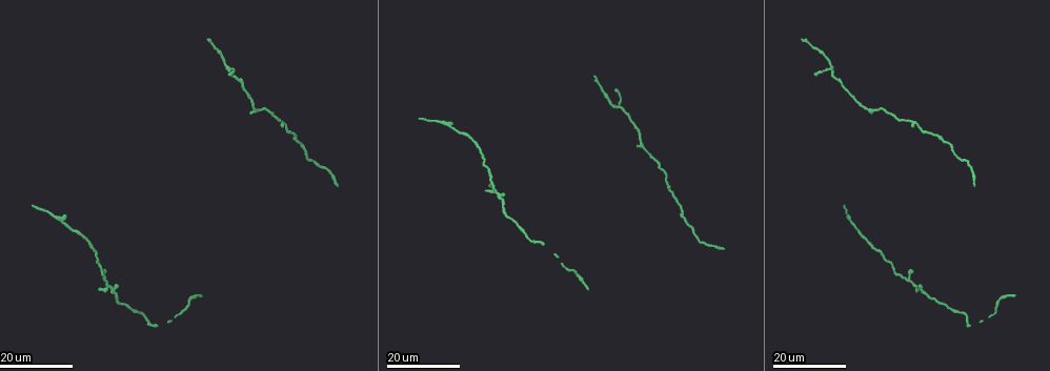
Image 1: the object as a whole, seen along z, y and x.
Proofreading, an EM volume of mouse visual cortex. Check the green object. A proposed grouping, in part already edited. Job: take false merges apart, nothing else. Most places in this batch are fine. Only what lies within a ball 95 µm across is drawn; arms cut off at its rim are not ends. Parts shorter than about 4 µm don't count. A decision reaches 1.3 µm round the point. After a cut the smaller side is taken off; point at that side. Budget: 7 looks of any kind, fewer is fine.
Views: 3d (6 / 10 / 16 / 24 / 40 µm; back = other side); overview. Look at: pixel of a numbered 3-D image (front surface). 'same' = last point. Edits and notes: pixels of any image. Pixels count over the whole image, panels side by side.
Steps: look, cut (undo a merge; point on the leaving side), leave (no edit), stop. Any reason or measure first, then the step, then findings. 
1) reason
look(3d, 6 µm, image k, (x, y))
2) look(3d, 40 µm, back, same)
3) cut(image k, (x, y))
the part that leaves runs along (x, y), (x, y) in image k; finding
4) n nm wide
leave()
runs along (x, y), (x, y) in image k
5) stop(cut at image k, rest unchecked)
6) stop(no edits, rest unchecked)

three-way junction
look(3d, 24 µm, image 1, (253, 111))

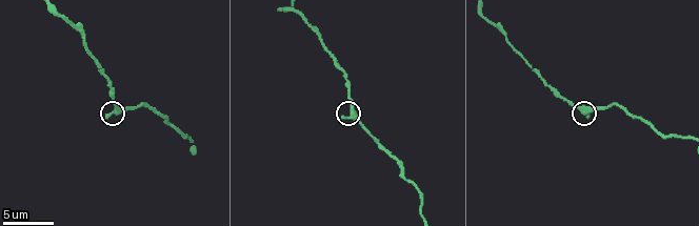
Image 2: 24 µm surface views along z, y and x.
look(3d, 10 µm, image 2, (114, 111))

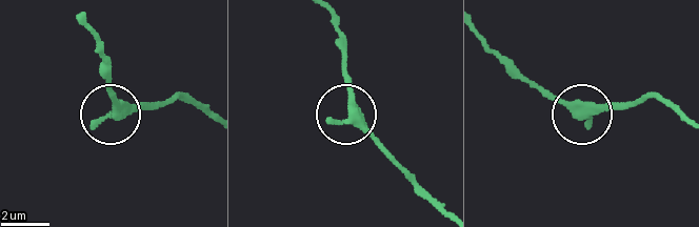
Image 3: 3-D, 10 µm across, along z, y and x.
320 nm wide
leave()
continuous, no second neuron

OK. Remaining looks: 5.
branch point
look(3d, 24 µm, image 1, (831, 69))

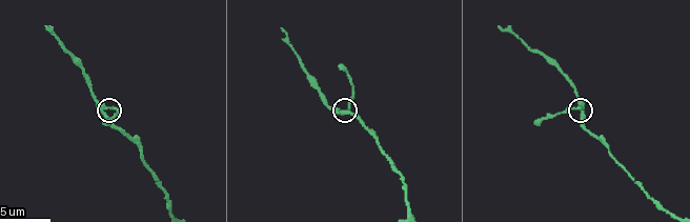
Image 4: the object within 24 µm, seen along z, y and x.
look(3d, 6 µm, image 4, (104, 106))

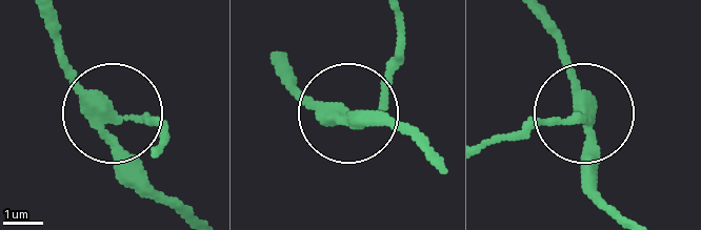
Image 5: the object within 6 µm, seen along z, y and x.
from behind
look(3d, 6 µm, back, image 5, (116, 116))

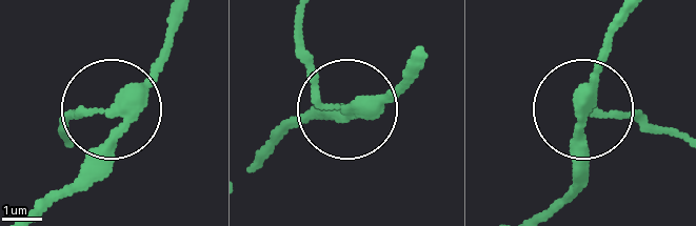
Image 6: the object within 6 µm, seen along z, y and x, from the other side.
3 arms
leave()
runs along (33, 208), (74, 178), (114, 118), (103, 107), (63, 127) in image 6; continuous, no second neuron

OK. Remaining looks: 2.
thick turns thin
look(3d, 16 µm, image 1, (848, 220))

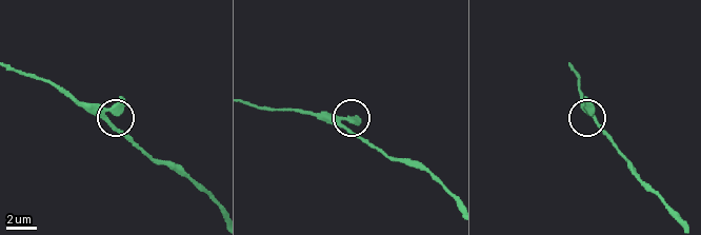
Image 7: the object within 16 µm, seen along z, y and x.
look(3d, 6 µm, image 7, (105, 121))

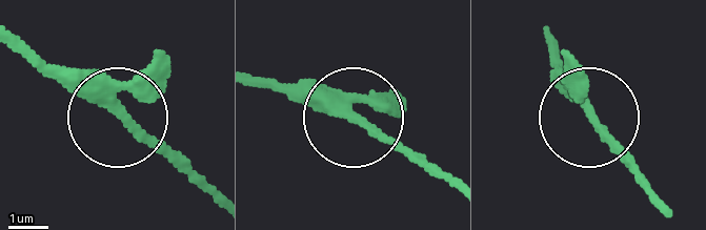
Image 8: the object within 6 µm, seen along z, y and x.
200 nm wide
leave()
one neuron here

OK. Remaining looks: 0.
stop(no edits, rest unchecked)

